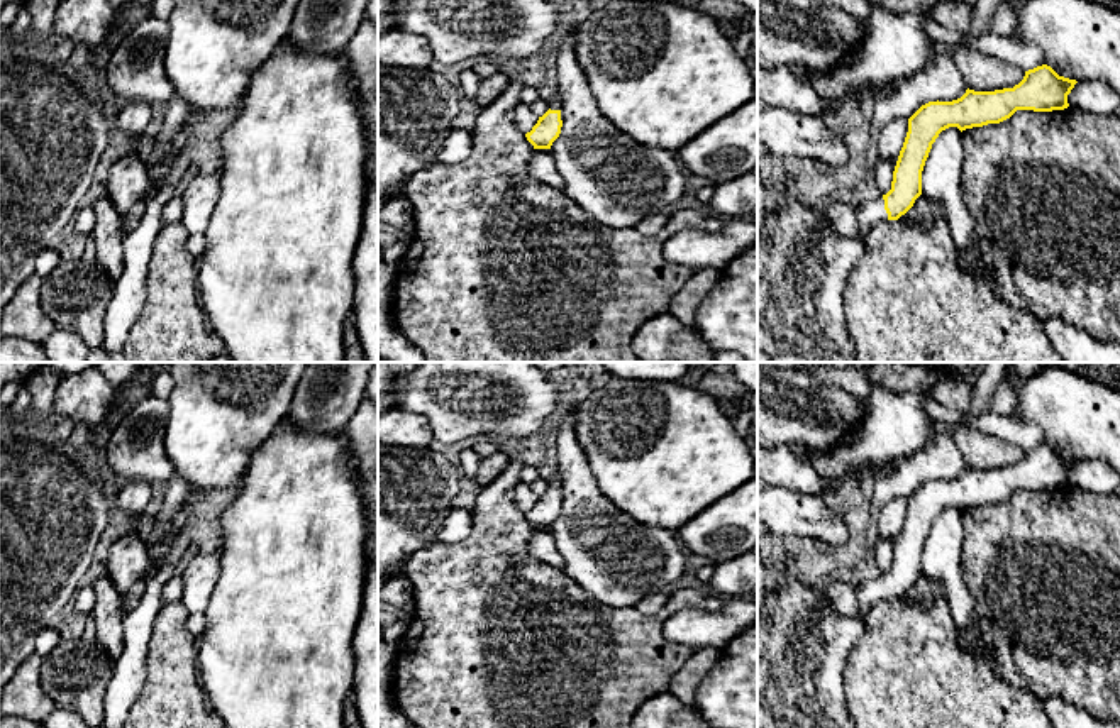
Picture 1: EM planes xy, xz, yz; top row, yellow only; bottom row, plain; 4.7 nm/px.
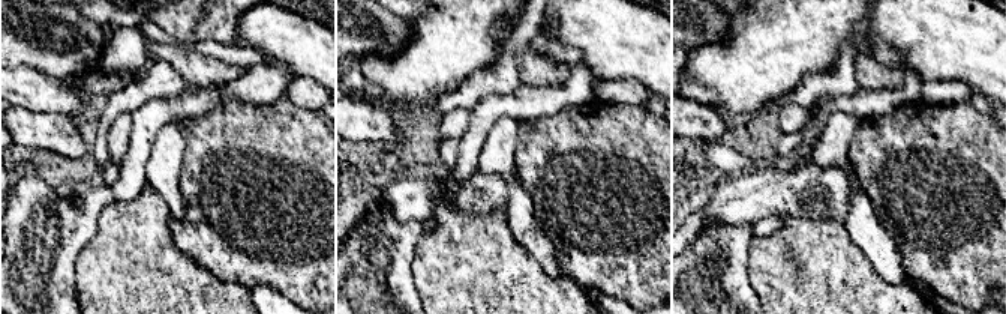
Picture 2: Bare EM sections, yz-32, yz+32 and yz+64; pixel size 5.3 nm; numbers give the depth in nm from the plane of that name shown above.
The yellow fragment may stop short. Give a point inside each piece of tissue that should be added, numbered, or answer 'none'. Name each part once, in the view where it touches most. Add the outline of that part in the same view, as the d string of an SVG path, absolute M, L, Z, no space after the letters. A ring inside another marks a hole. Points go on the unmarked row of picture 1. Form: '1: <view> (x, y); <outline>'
1: yz (800, 676); M883 576L857 587L859 609L854 616L835 615L825 606L818 587L800 577L779 579L776 599L781 609L757 660L757 728L854 728L844 691L844 665L866 631L871 606L888 599Z

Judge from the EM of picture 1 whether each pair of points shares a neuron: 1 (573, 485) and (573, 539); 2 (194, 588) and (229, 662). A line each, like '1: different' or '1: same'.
1: same
2: different

